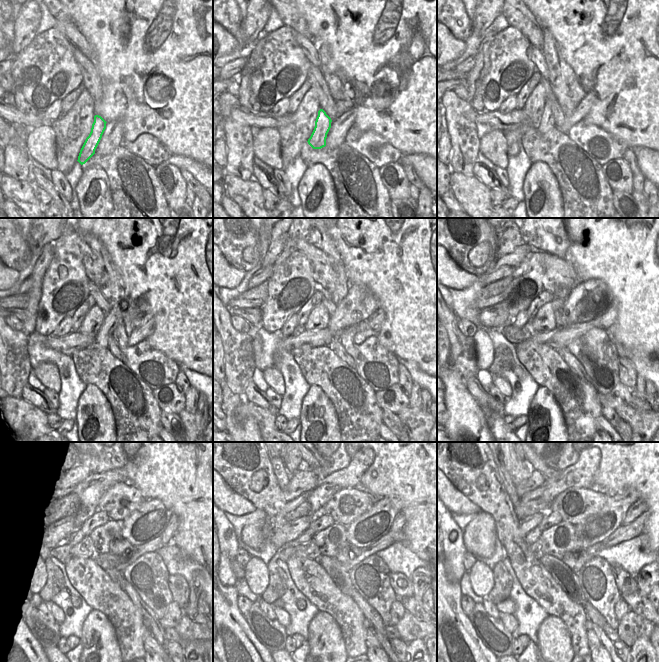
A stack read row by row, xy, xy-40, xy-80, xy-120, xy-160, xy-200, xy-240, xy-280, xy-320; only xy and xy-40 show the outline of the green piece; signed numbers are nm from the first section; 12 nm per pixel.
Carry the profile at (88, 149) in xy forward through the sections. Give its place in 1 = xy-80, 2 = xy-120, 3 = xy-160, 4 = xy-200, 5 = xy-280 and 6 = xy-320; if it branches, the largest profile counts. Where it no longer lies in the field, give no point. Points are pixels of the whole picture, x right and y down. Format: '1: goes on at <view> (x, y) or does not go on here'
1: goes on at xy-80 (547, 122)
2: goes on at xy-120 (128, 306)
3: goes on at xy-160 (360, 304)
4: goes on at xy-200 (590, 299)
5: goes on at xy-280 (375, 523)
6: goes on at xy-320 (596, 528)

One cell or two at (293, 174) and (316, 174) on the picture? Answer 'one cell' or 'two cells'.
two cells

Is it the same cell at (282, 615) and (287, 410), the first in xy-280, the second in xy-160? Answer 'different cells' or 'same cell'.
different cells

